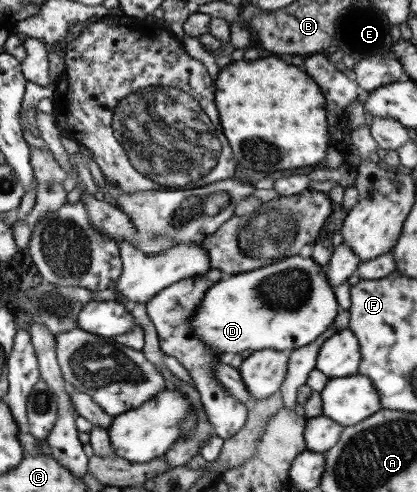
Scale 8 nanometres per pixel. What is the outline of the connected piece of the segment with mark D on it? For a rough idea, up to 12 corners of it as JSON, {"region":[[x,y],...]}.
{"region":[[310,257],[223,278],[190,317],[229,358],[293,351],[339,312]]}

